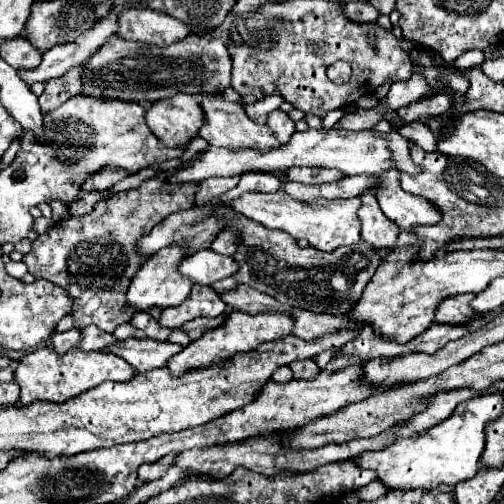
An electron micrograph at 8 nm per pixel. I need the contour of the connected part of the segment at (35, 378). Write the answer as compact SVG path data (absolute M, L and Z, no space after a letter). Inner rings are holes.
M42 347L36 349L30 355L24 355L18 361L18 367L14 371L14 381L18 381L22 393L20 393L20 403L30 405L34 401L50 401L50 403L64 403L66 399L72 399L74 395L80 395L88 391L90 387L96 387L98 383L104 381L130 381L136 375L134 367L120 359L118 355L104 353L104 351L94 351L86 353L80 349L70 349L66 355L58 357L52 347Z

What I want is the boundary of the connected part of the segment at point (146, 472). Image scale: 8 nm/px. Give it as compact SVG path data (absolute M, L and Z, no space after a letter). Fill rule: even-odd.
M166 455L164 459L160 459L158 463L144 463L140 469L138 469L138 481L140 483L148 483L148 481L154 481L154 479L160 479L172 465L176 455Z

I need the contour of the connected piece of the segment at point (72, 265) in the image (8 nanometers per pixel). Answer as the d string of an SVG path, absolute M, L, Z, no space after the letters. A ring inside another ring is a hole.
M166 173L144 181L138 189L114 195L82 217L68 217L32 241L24 263L34 279L46 279L66 289L74 299L74 327L98 325L112 333L120 323L128 323L136 311L126 311L126 287L146 259L138 259L138 239L148 235L166 215L194 207L198 183L182 183L178 189L166 189Z

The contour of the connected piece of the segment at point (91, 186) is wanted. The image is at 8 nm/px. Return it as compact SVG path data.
M104 169L96 175L90 175L86 179L86 183L82 185L82 189L84 191L104 191L104 189L114 187L124 177L128 177L128 171L124 171L124 169Z

